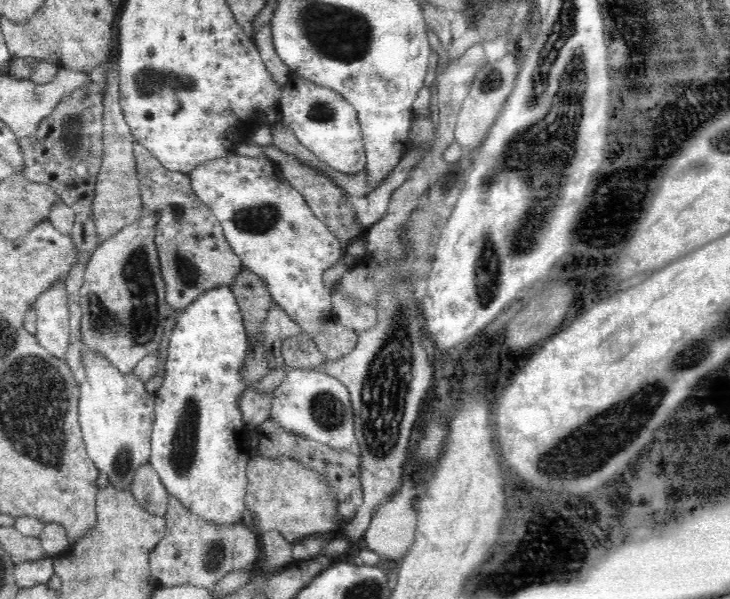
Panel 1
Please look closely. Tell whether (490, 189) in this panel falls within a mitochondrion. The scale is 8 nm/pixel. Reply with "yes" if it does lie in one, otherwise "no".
yes

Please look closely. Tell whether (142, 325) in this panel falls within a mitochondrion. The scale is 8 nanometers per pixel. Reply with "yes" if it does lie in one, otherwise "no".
yes

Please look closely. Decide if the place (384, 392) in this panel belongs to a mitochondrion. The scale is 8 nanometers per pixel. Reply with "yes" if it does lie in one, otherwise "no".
yes

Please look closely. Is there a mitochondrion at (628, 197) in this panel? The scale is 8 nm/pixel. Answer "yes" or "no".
no

